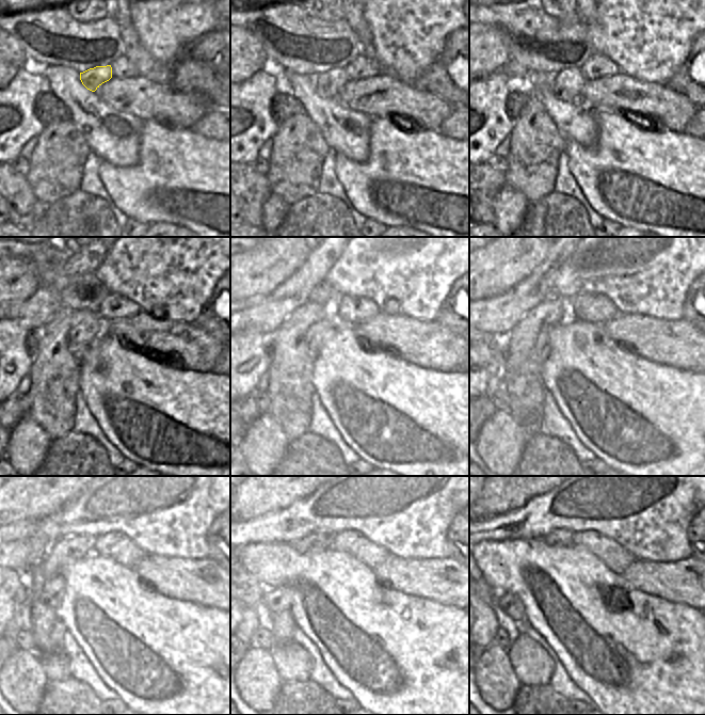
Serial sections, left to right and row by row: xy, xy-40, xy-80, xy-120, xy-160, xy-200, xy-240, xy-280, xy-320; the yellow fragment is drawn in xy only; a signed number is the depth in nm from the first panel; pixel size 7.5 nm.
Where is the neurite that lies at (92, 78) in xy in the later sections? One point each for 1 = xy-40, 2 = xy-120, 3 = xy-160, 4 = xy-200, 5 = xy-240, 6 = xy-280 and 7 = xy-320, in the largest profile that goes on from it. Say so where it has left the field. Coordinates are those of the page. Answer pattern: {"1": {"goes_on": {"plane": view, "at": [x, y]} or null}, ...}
{"1": {"goes_on": {"plane": "xy-40", "at": [330, 83]}}, "2": {"goes_on": {"plane": "xy-120", "at": [86, 324]}}, "3": {"goes_on": {"plane": "xy-160", "at": [318, 332]}}, "4": {"goes_on": {"plane": "xy-200", "at": [541, 349]}}, "5": {"goes_on": {"plane": "xy-240", "at": [51, 592]}}, "6": {"goes_on": {"plane": "xy-280", "at": [279, 599]}}, "7": {"goes_on": {"plane": "xy-320", "at": [511, 605]}}}

